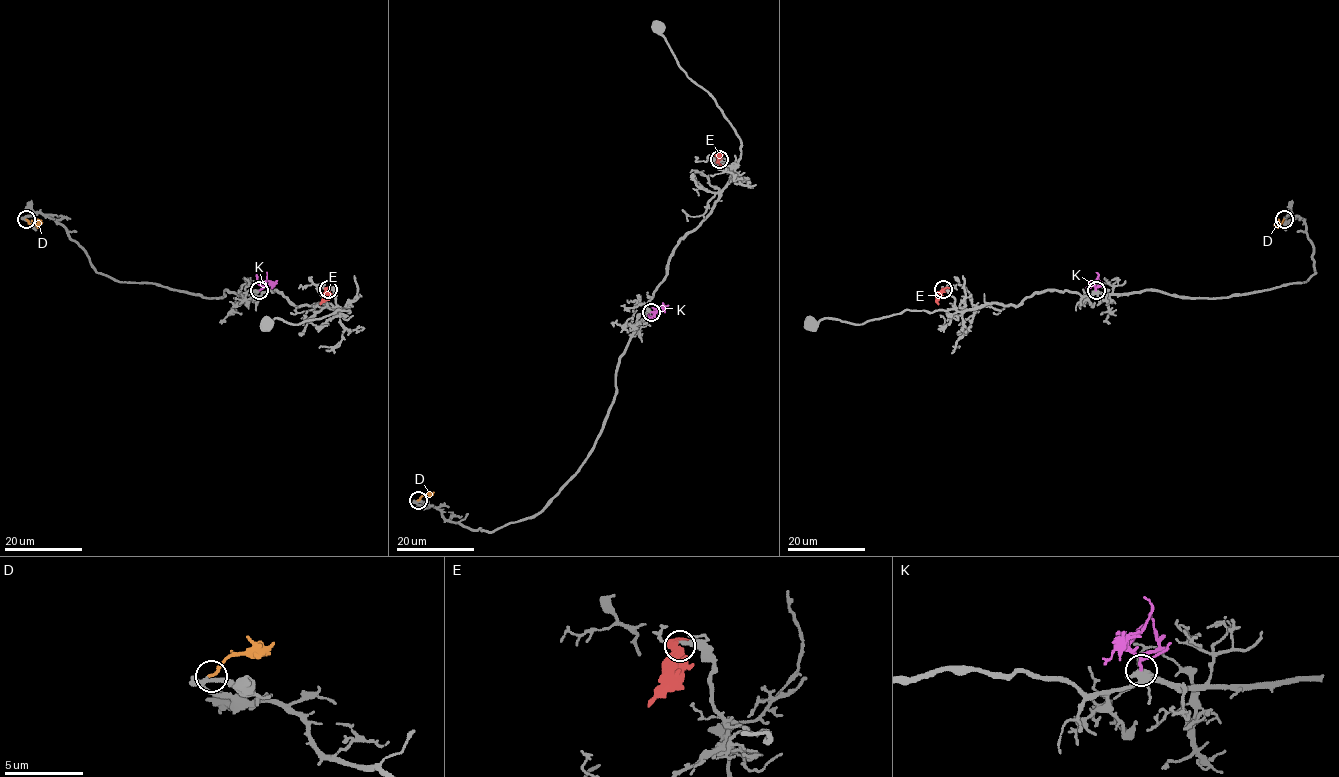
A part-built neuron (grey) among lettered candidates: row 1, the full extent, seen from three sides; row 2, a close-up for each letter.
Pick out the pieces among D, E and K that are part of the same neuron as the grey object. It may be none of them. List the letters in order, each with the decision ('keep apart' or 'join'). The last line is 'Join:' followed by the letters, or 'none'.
D: join
E: keep apart
K: join
Join: D, K

